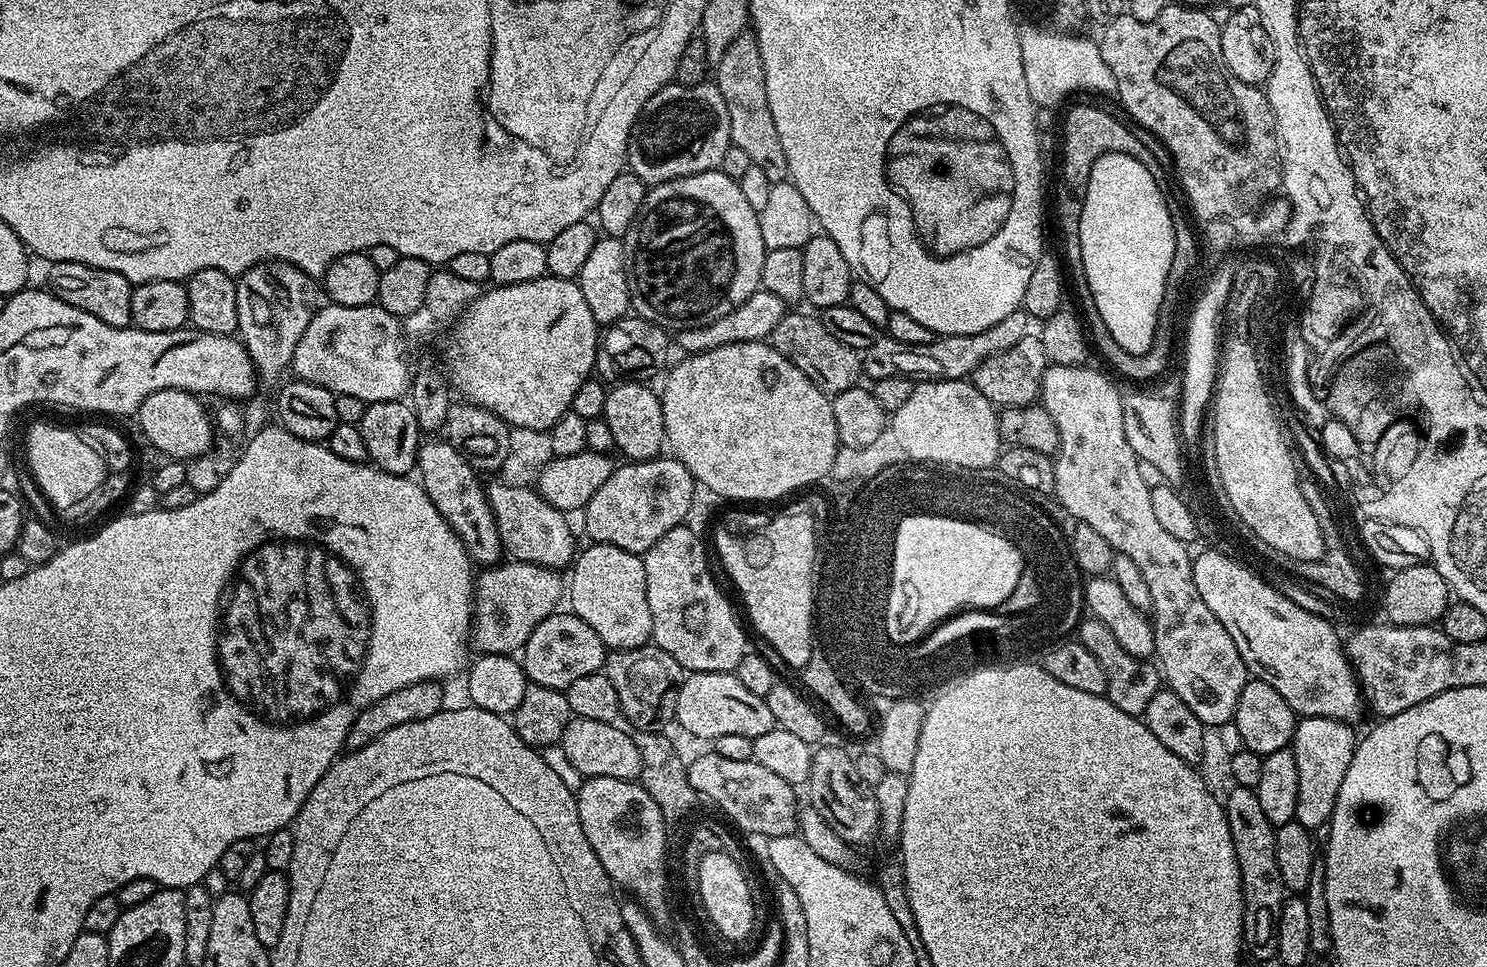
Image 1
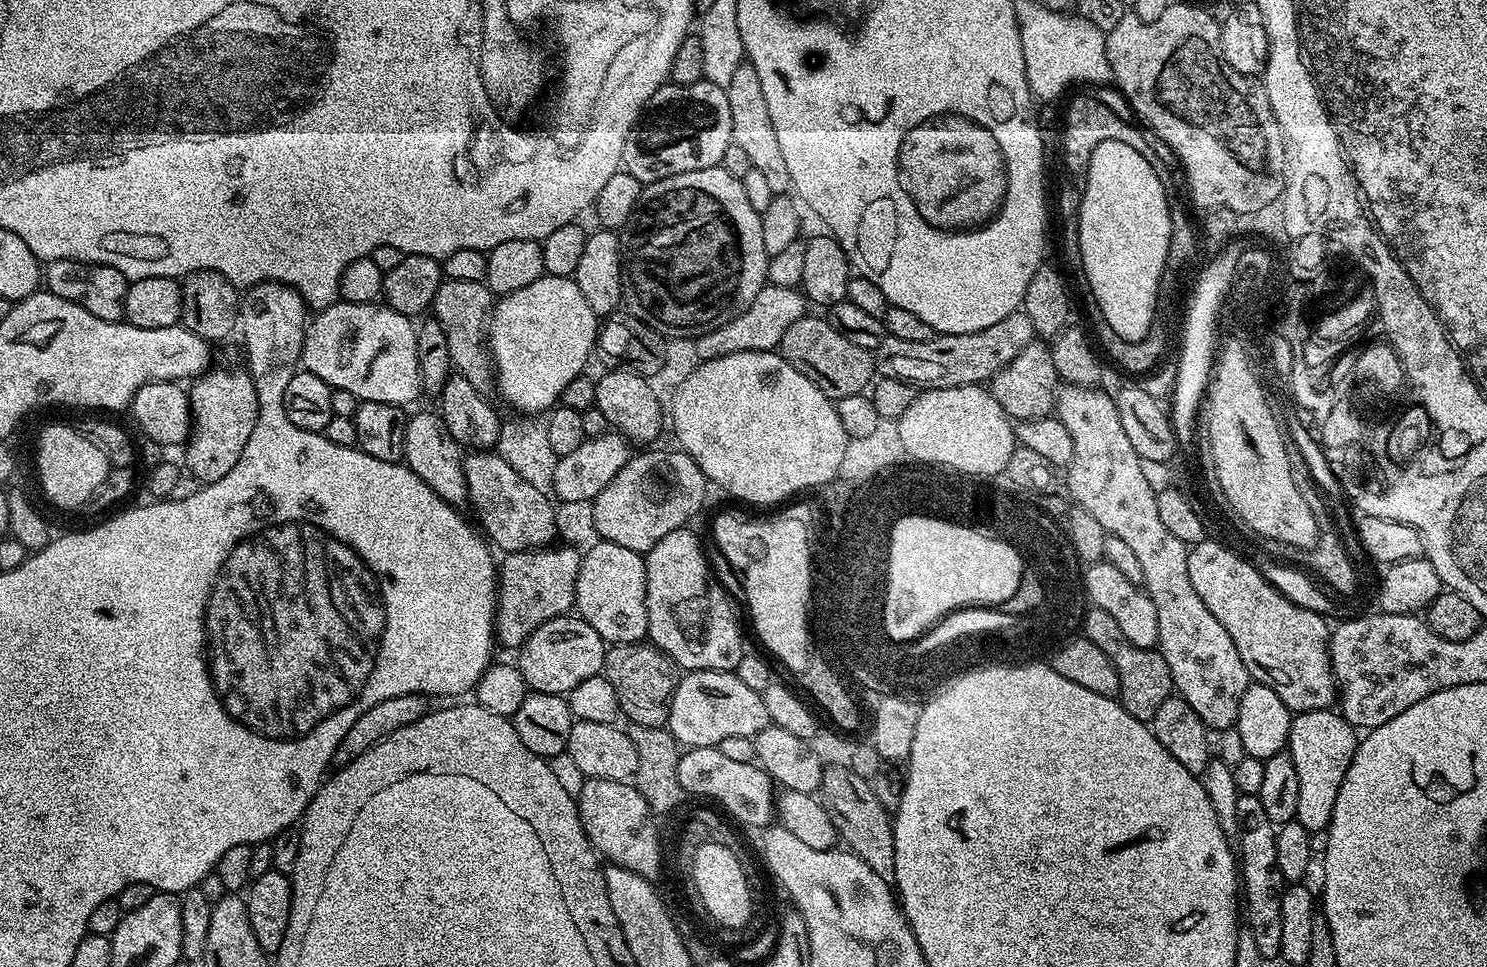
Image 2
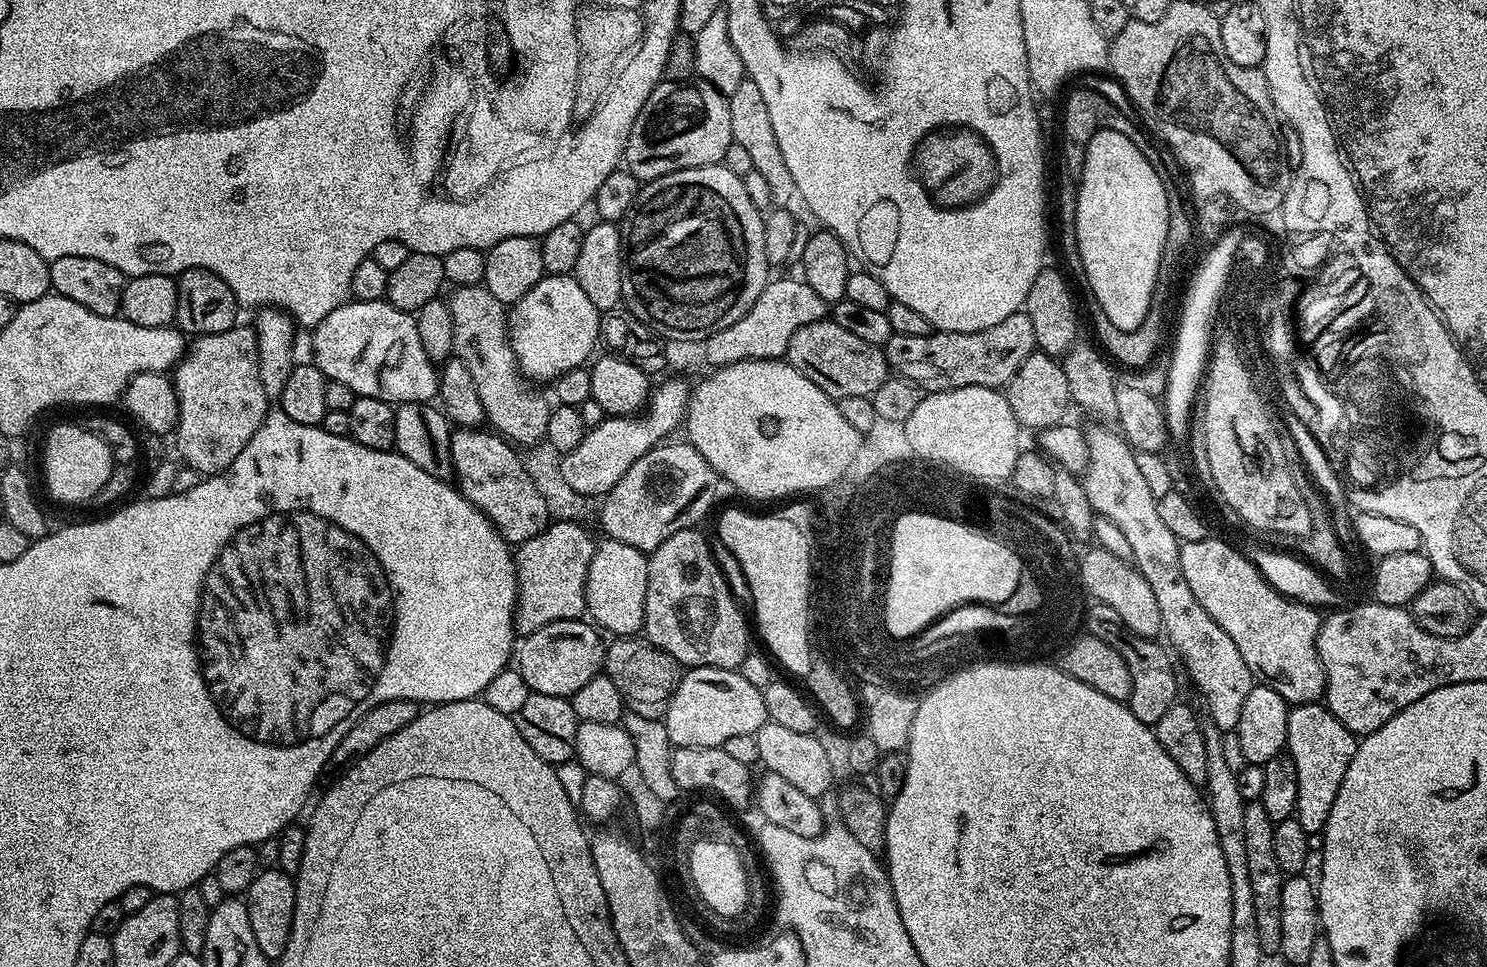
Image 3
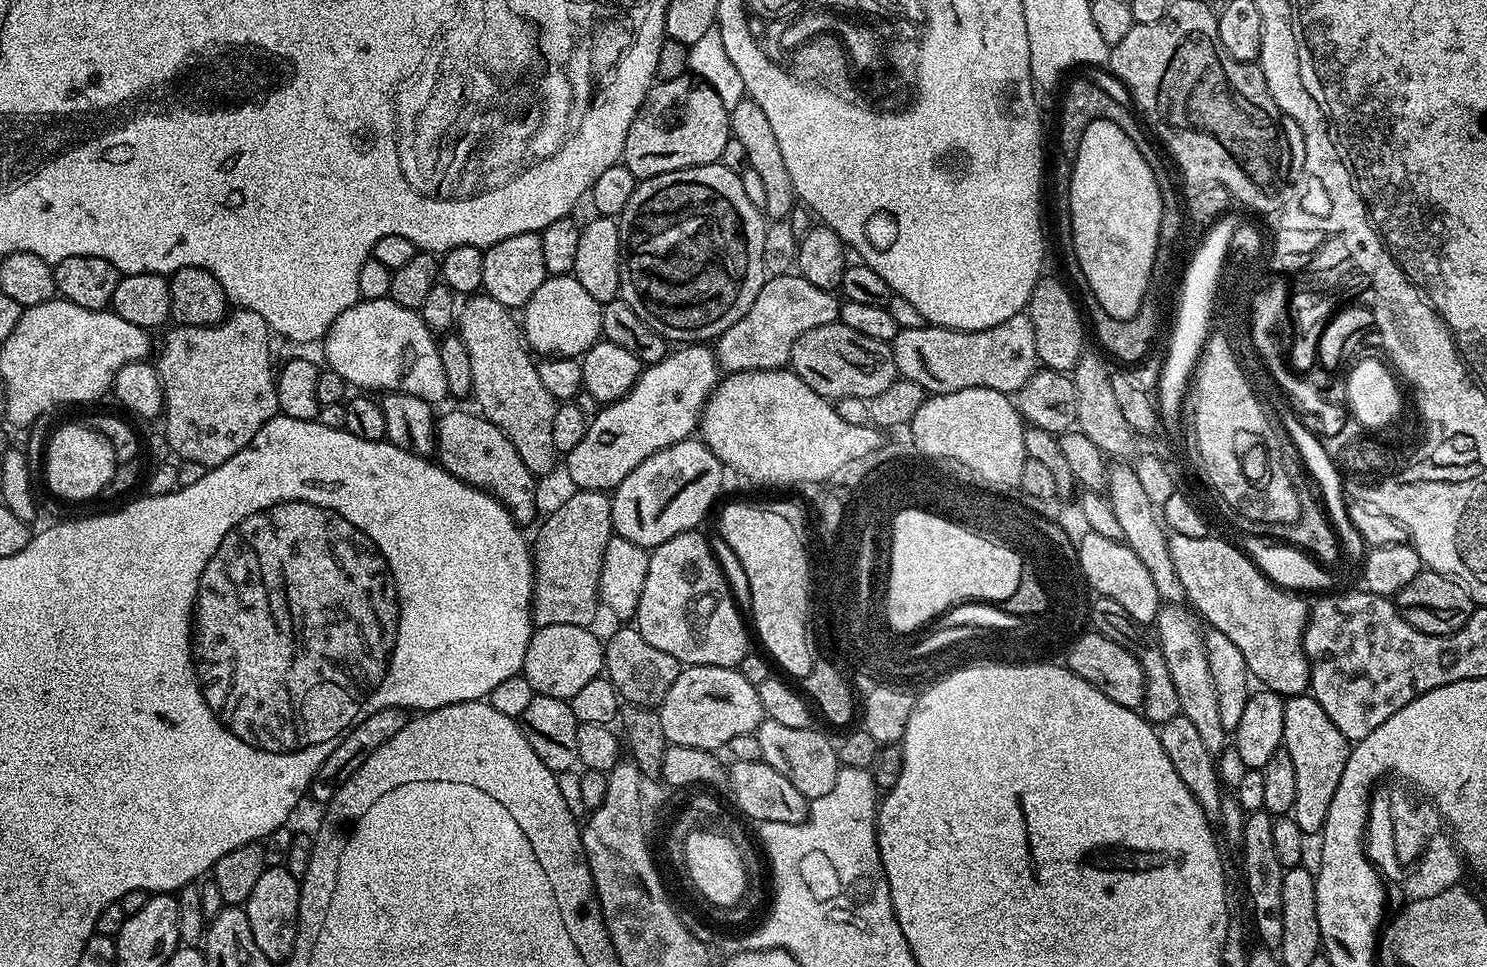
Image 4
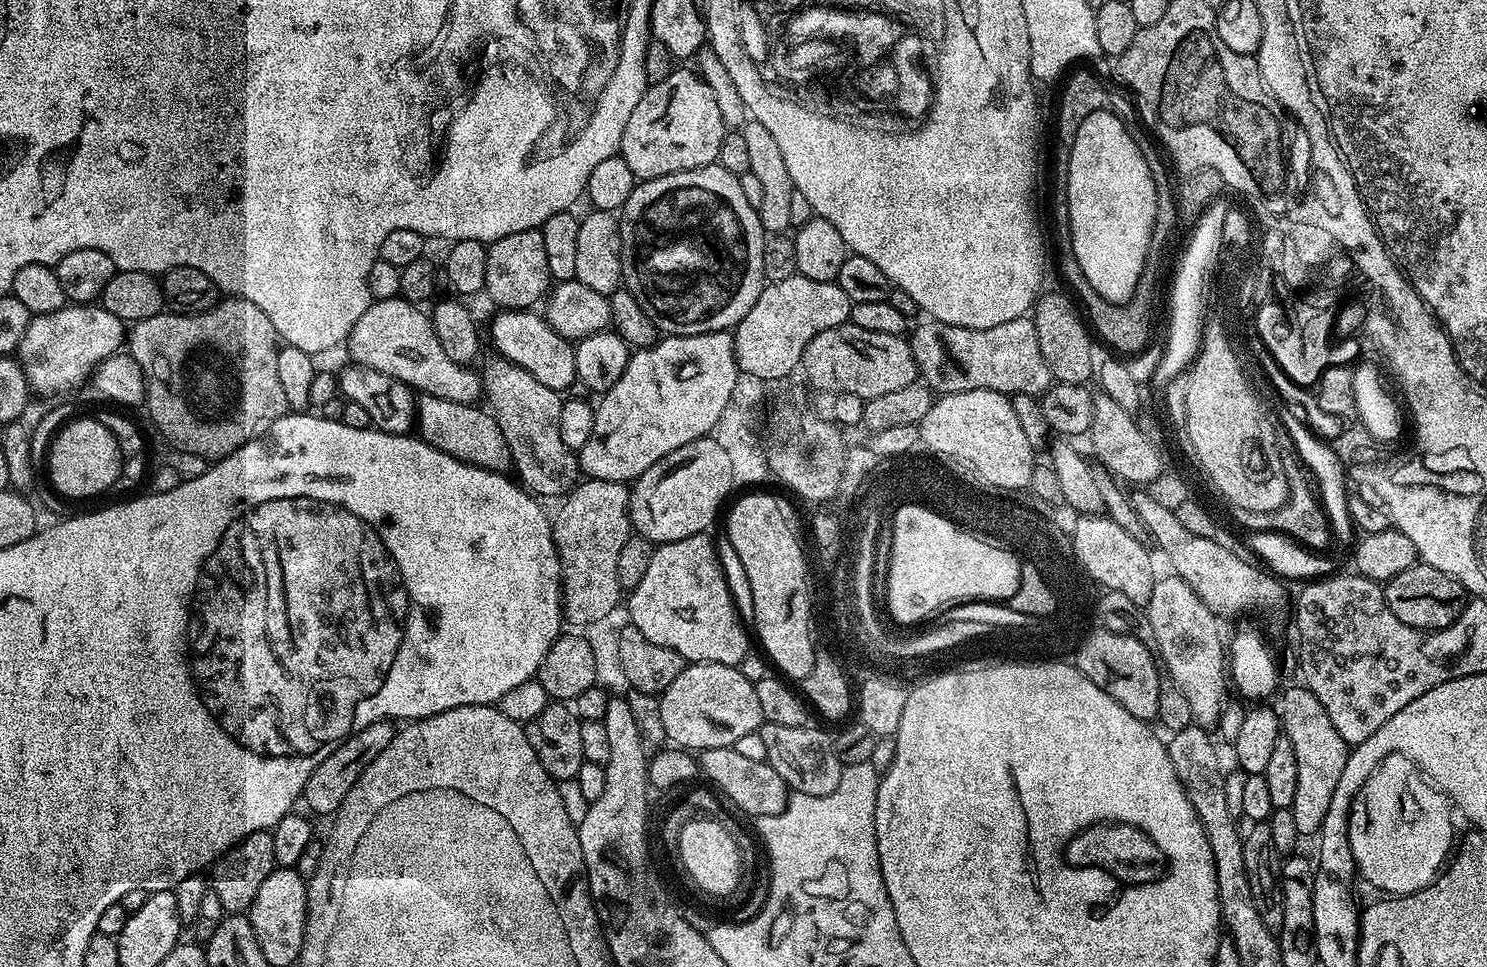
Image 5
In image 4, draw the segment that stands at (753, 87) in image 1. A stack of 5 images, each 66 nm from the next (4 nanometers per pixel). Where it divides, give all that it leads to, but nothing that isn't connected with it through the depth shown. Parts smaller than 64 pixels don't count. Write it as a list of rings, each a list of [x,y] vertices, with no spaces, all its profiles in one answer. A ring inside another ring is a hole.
[[[747,98],[738,102],[730,112],[730,132],[734,139],[742,142],[742,147],[746,149],[748,167],[757,172],[762,181],[762,191],[766,193],[763,215],[769,221],[787,220],[792,208],[798,204],[798,197],[794,190],[794,182],[790,178],[790,170],[786,170],[786,162],[782,159],[778,138],[774,138],[774,130],[766,114],[762,114],[762,106]]]

